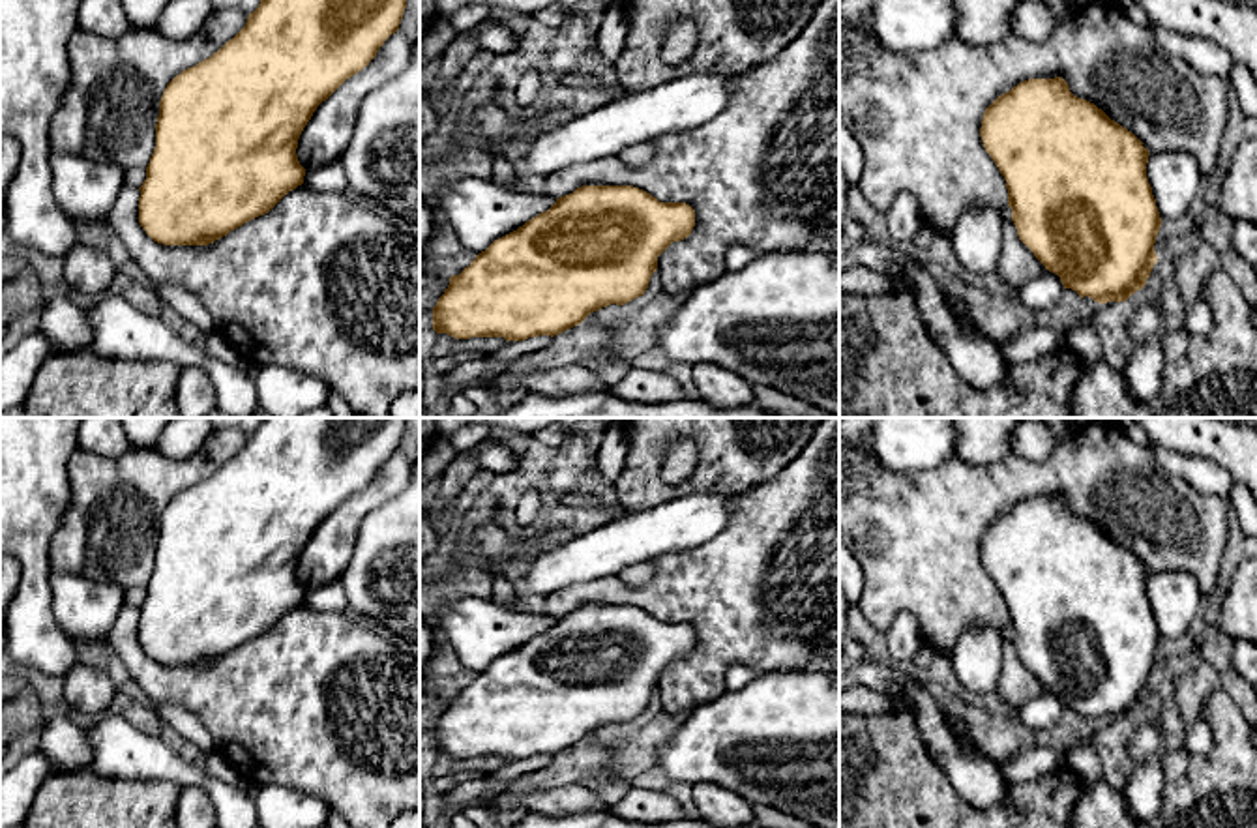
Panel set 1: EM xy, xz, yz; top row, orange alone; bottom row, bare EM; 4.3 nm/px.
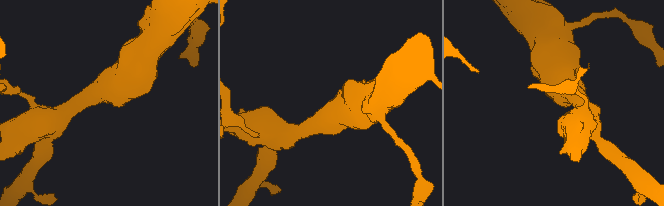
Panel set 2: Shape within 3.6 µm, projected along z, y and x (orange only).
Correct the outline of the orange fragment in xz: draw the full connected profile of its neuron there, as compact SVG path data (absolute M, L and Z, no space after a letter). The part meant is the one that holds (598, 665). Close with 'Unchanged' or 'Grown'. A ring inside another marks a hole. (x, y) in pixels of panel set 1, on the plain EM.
M633 605L577 607L451 695L433 727L433 749L455 759L555 757L601 727L643 716L658 689L658 676L673 661L688 658L693 646L695 629L686 622L659 622Z. Unchanged

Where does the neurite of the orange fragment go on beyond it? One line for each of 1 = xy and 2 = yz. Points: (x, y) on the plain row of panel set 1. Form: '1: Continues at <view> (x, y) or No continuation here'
1: No continuation here
2: No continuation here

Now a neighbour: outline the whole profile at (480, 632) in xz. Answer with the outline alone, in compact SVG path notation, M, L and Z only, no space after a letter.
M444 592L436 594L436 603L442 613L433 620L435 628L442 631L461 663L476 674L556 622L545 613L511 611L491 599L448 601Z

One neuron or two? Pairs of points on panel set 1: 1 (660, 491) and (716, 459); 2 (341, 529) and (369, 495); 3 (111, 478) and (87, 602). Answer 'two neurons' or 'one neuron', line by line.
1: one neuron
2: one neuron
3: two neurons

